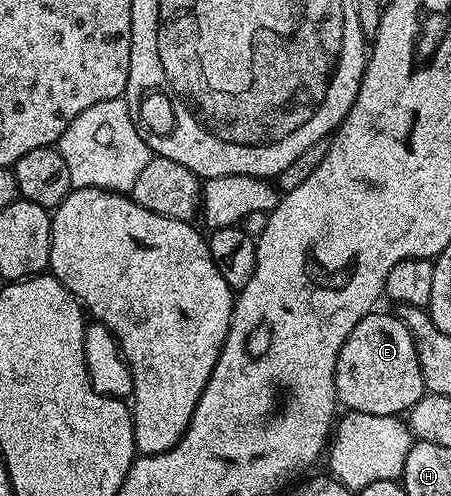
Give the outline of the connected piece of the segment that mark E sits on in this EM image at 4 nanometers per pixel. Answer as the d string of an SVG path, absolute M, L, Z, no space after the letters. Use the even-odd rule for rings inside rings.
M396 313L362 317L340 347L336 398L348 411L403 416L426 394L415 338Z

